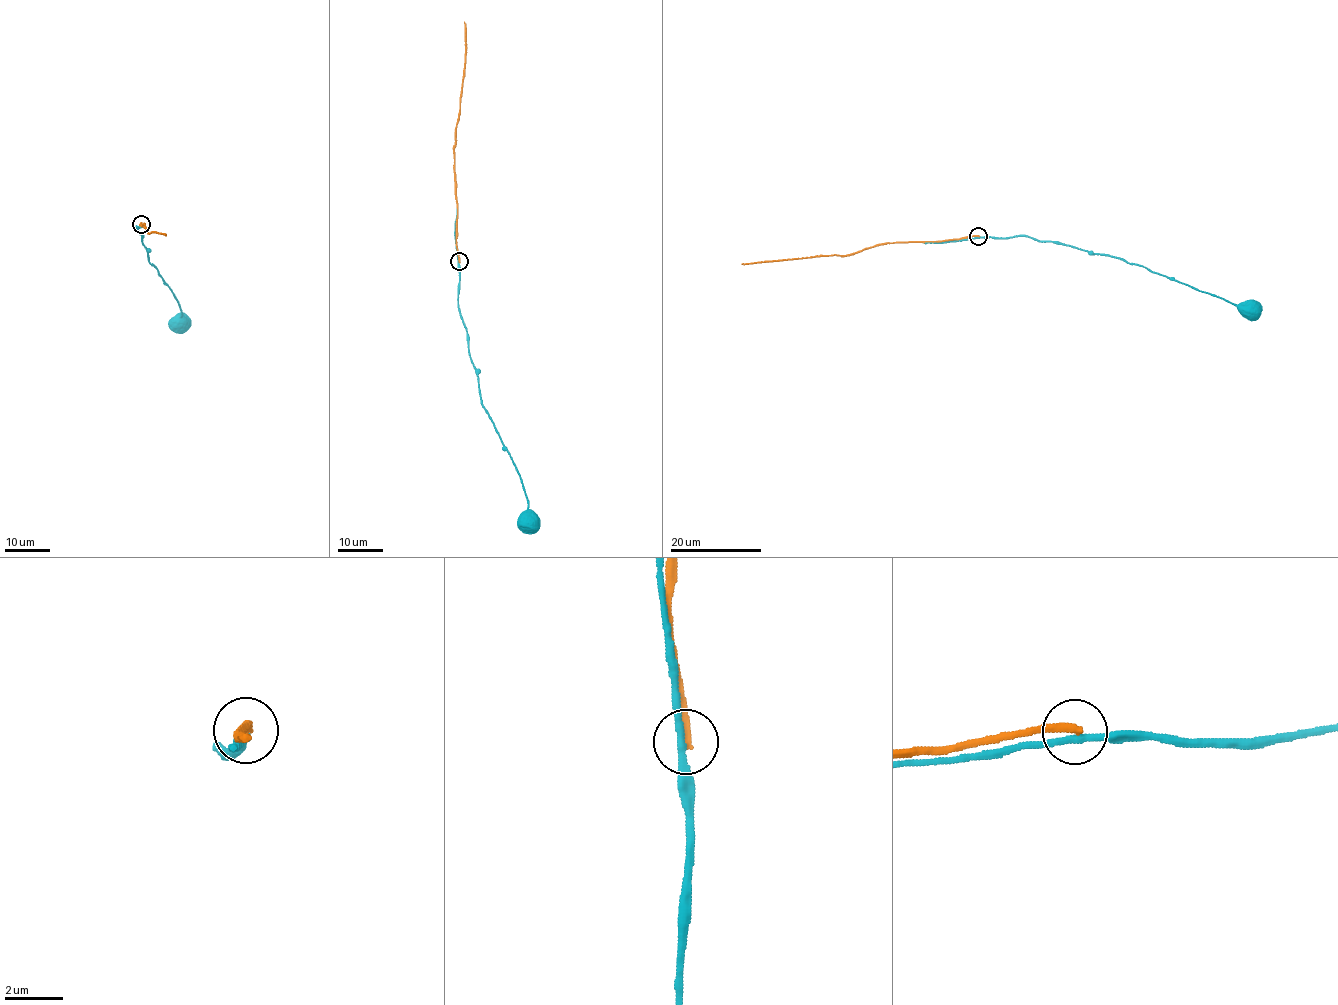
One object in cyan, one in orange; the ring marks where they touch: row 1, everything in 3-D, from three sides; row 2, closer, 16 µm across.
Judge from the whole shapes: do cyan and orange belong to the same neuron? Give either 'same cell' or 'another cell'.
another cell

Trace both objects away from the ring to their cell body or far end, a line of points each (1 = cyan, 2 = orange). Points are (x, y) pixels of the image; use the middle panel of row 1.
1: (459, 261), (458, 311), (481, 402), (523, 484), (531, 521)
2: (458, 261), (454, 151), (465, 61), (465, 22)

